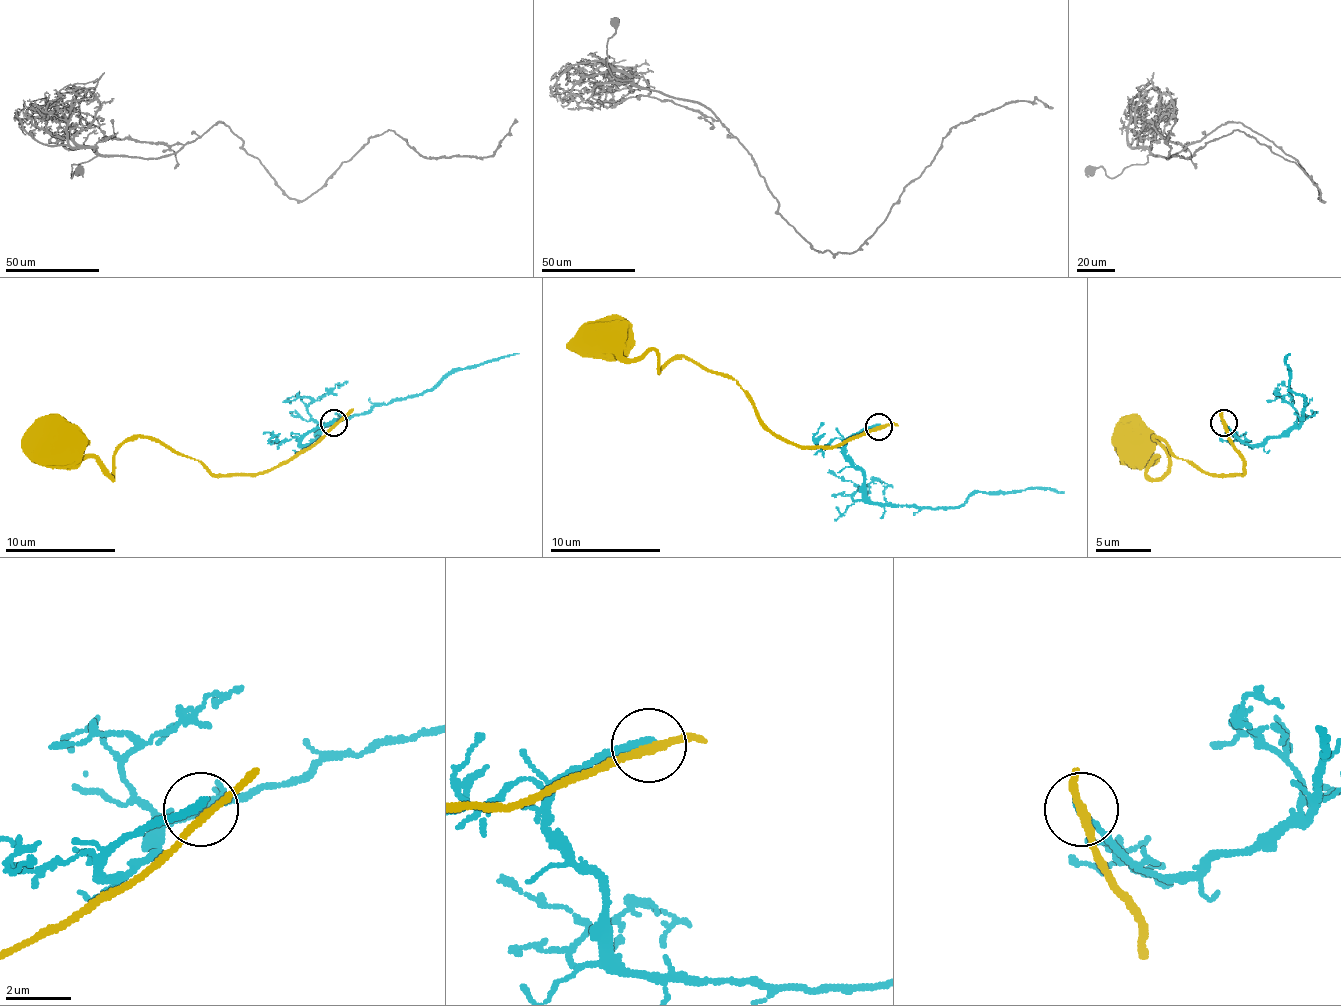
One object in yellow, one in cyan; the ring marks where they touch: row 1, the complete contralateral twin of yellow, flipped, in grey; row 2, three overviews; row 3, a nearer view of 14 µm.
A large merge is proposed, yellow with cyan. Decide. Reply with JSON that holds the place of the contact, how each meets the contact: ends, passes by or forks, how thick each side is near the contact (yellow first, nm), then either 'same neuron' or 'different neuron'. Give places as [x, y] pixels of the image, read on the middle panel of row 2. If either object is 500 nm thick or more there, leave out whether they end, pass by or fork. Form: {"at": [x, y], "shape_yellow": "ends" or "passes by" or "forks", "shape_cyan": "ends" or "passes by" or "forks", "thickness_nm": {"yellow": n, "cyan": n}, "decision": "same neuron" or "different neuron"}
{"at": [879, 426], "shape_yellow": "passes by", "shape_cyan": "ends", "thickness_nm": {"yellow": 220, "cyan": 280}, "decision": "different neuron"}

